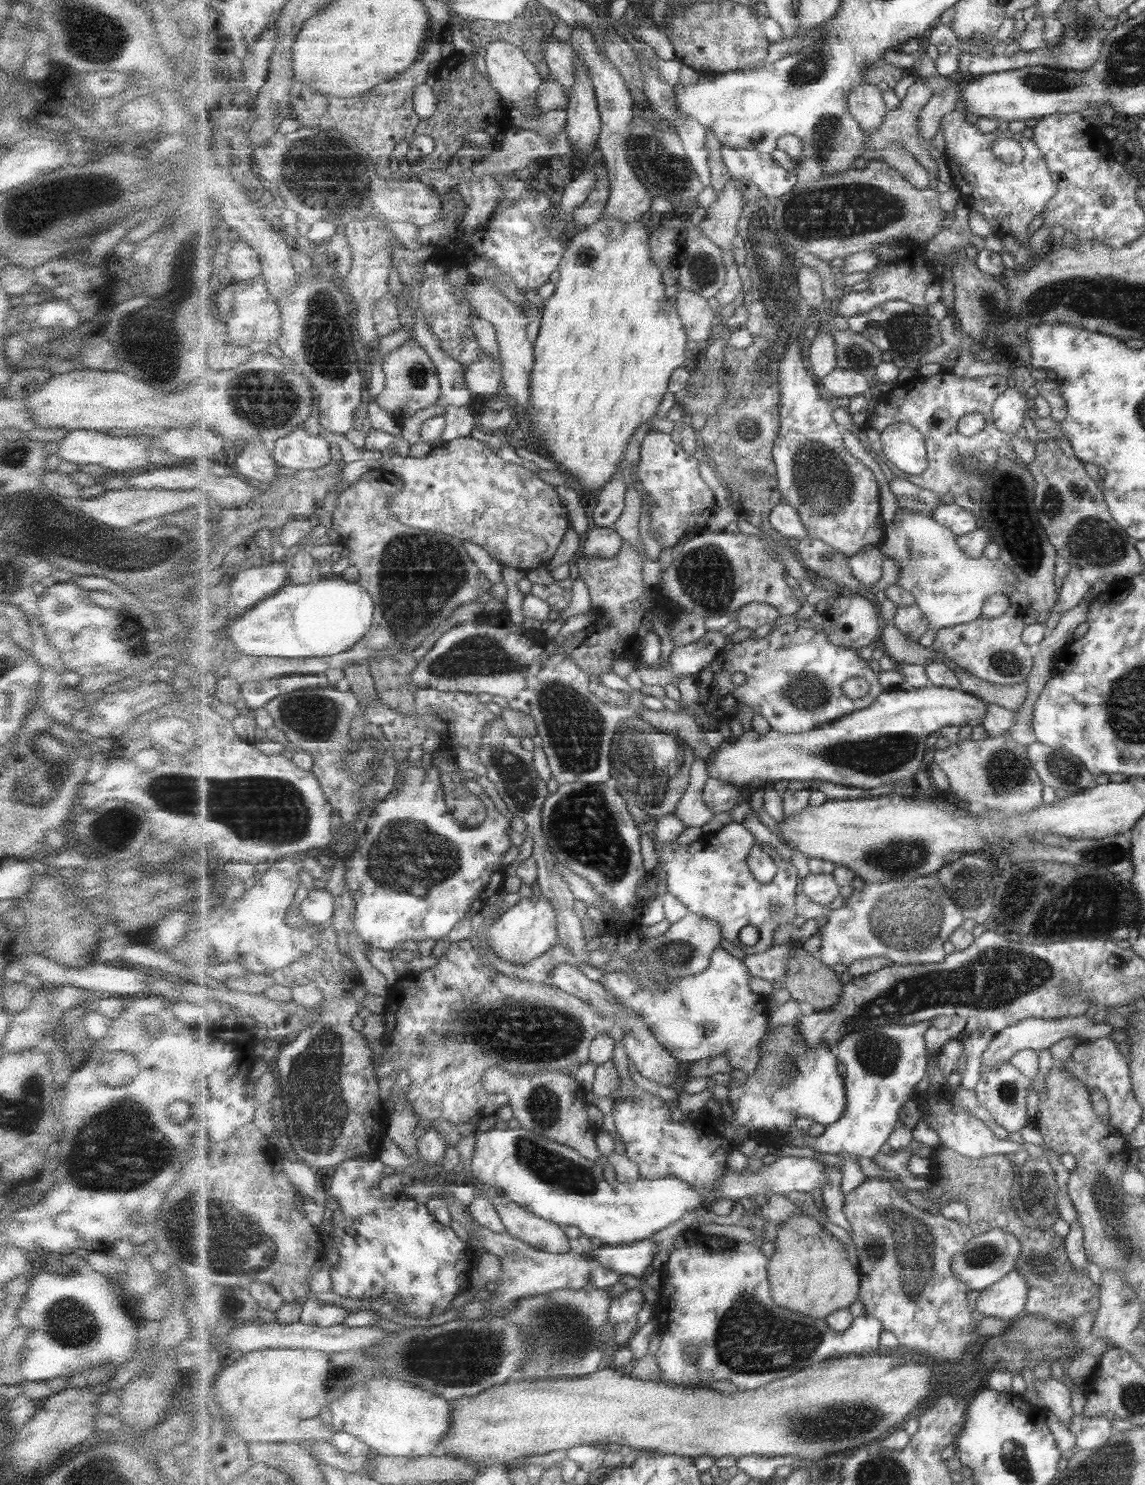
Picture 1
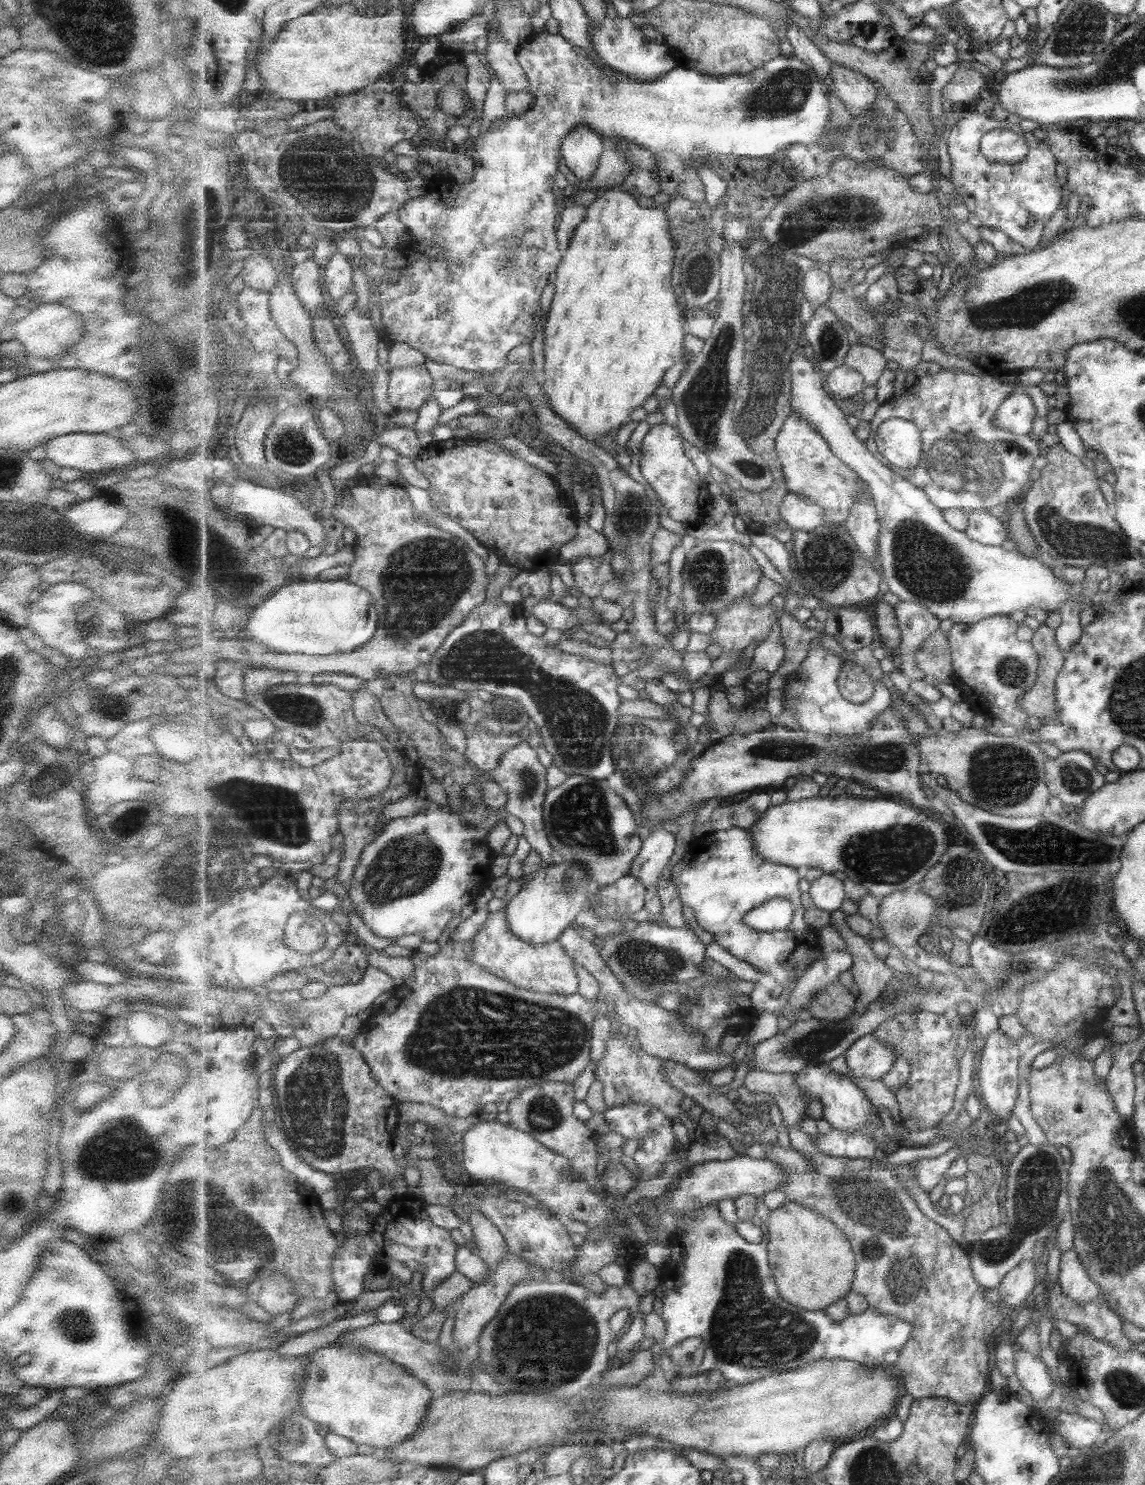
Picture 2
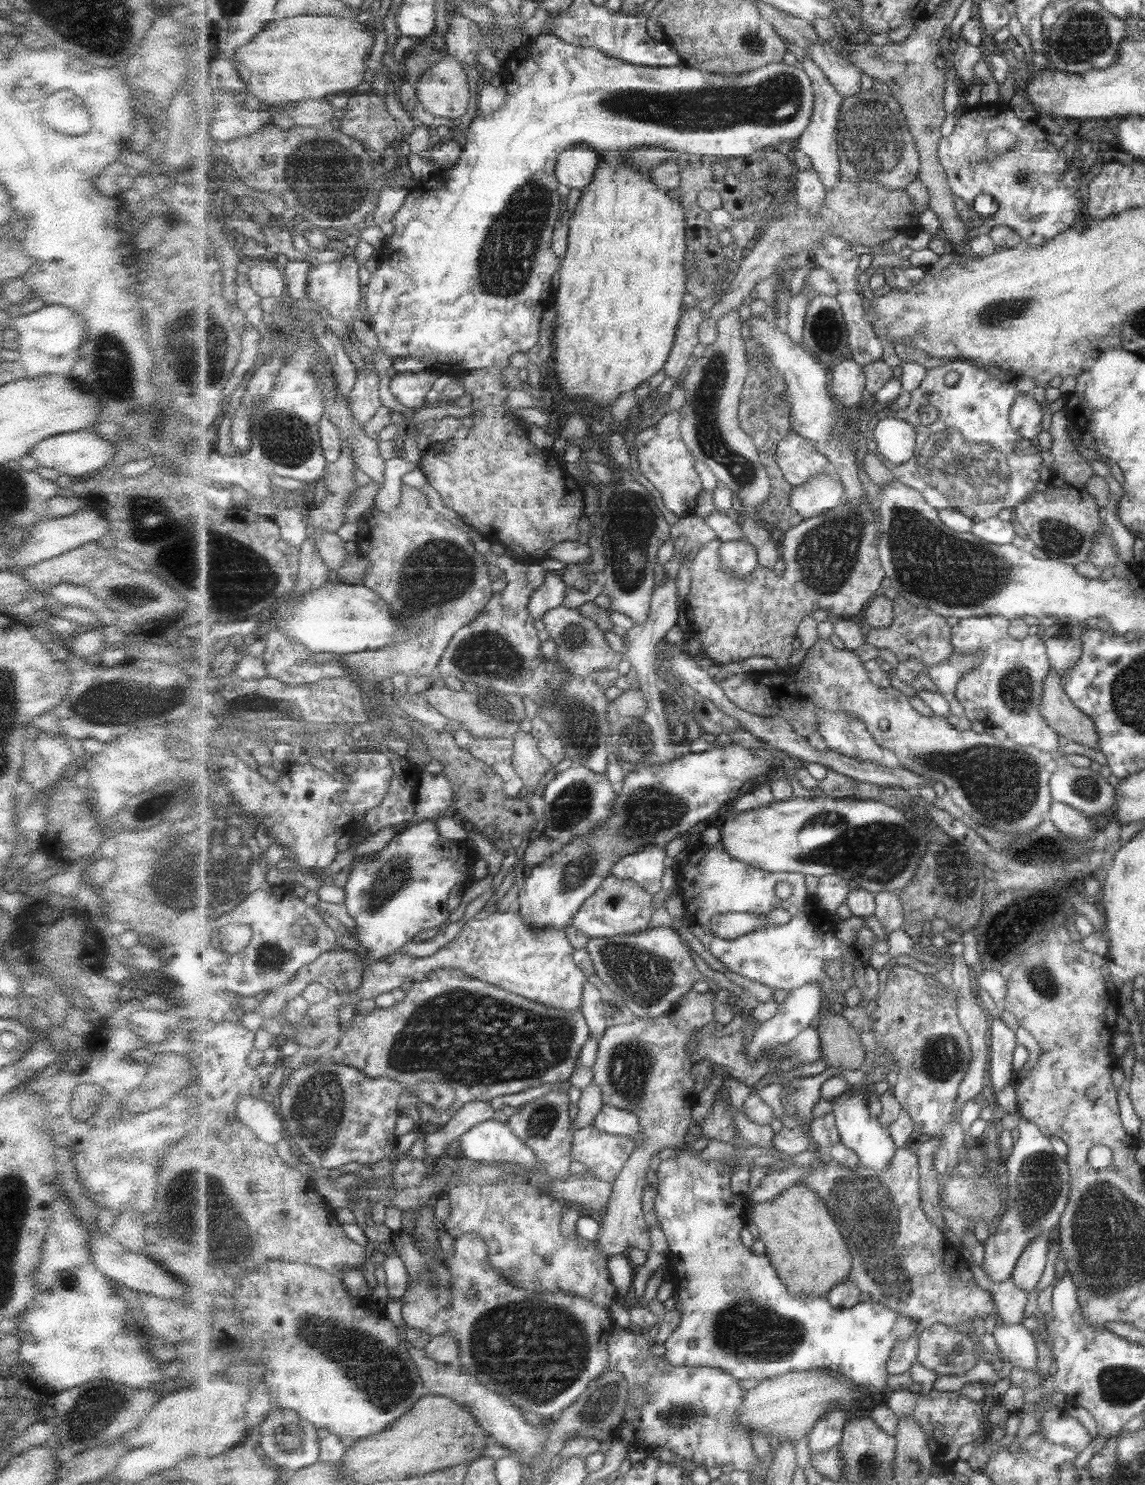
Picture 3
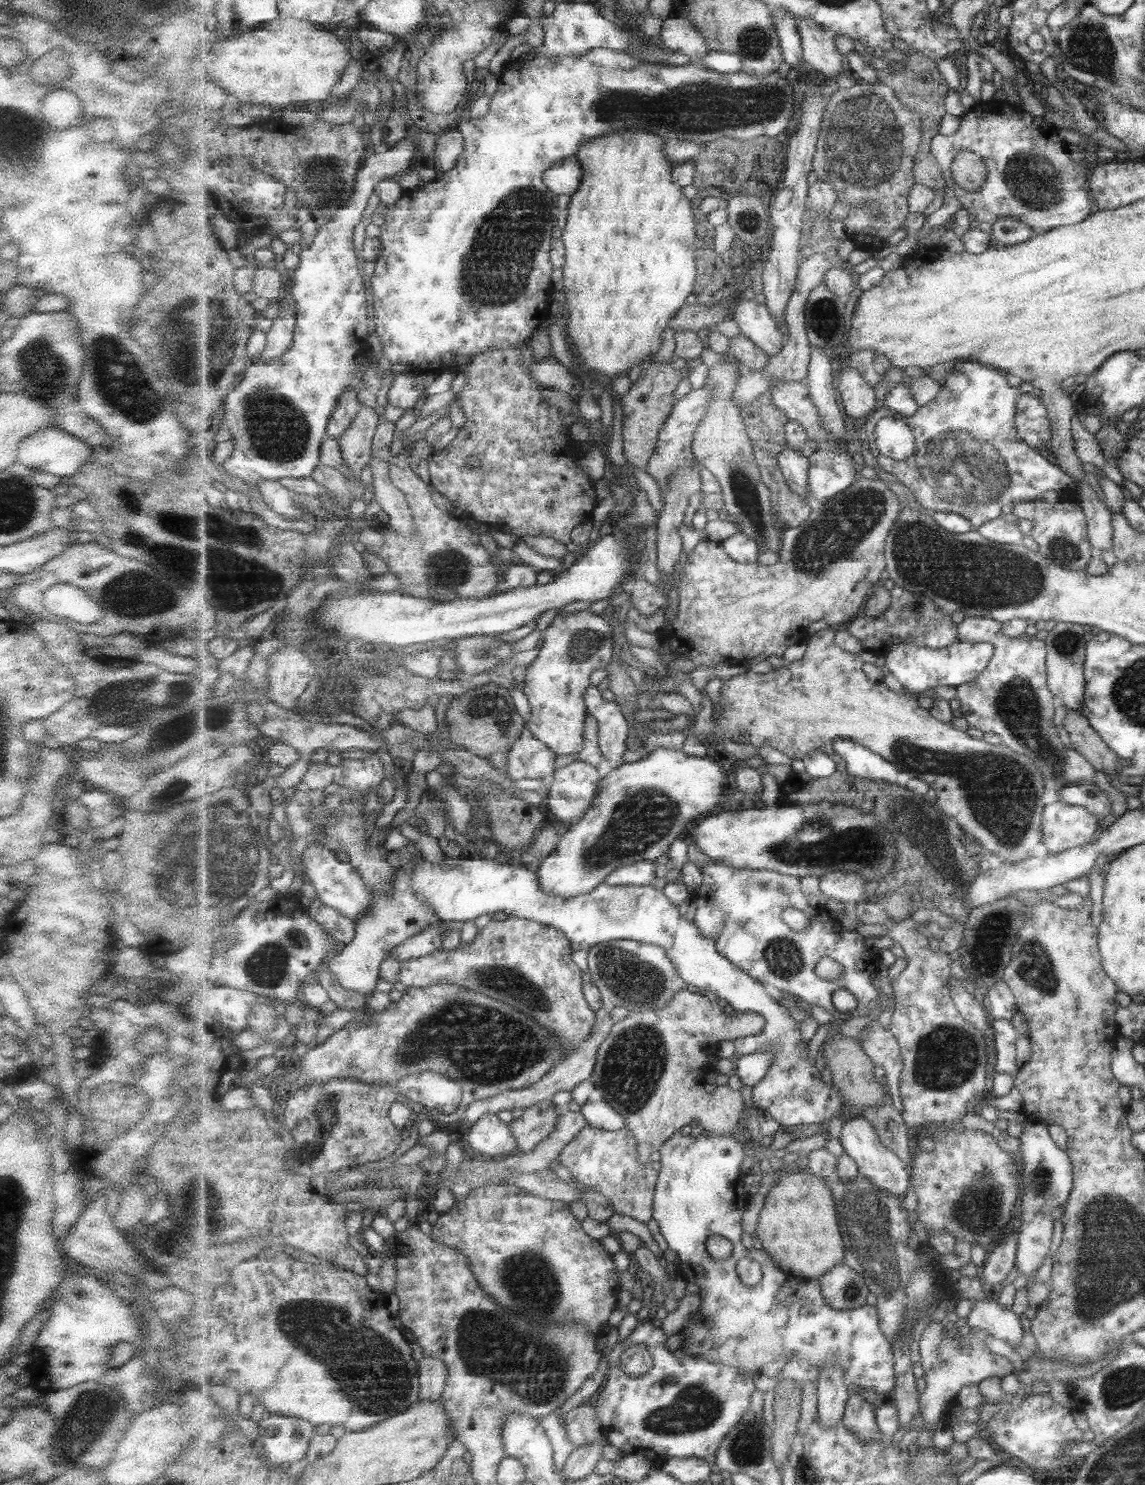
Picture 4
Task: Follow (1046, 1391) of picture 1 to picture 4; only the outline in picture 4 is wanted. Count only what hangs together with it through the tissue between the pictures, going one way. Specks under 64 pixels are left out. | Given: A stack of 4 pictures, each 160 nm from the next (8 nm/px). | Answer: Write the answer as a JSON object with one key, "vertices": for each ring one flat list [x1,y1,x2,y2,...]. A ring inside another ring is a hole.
{"vertices":[[991,1294,985,1300,977,1300,970,1310,969,1324,978,1331,985,1331,992,1338,1006,1341,1023,1355,1021,1340,1023,1326,1012,1308,1005,1309,997,1302,997,1295]]}

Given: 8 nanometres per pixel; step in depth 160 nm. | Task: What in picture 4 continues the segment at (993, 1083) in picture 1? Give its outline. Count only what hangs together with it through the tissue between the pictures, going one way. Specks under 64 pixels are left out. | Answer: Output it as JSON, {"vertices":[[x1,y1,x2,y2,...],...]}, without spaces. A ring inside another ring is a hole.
{"vertices":[[997,1020,991,1024,994,1031,994,1042,996,1050,996,1072,999,1074,1018,1075,1020,1066,1017,1062,1017,1042,1020,1033,1008,1020]]}

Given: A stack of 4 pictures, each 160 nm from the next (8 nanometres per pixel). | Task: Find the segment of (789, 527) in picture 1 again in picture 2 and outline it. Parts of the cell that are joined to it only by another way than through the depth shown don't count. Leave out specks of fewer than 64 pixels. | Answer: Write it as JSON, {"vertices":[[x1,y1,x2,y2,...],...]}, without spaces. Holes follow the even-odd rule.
{"vertices":[[789,493,780,508,781,518,795,530,815,530,824,522,824,509,799,493]]}

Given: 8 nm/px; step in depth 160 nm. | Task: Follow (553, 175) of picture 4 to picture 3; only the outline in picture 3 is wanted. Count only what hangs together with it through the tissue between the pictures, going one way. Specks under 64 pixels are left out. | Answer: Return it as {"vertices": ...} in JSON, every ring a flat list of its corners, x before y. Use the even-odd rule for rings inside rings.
{"vertices":[[573,147,573,150,559,154,556,175,558,181,566,187,585,188,594,181,601,154,591,150,591,147]]}

